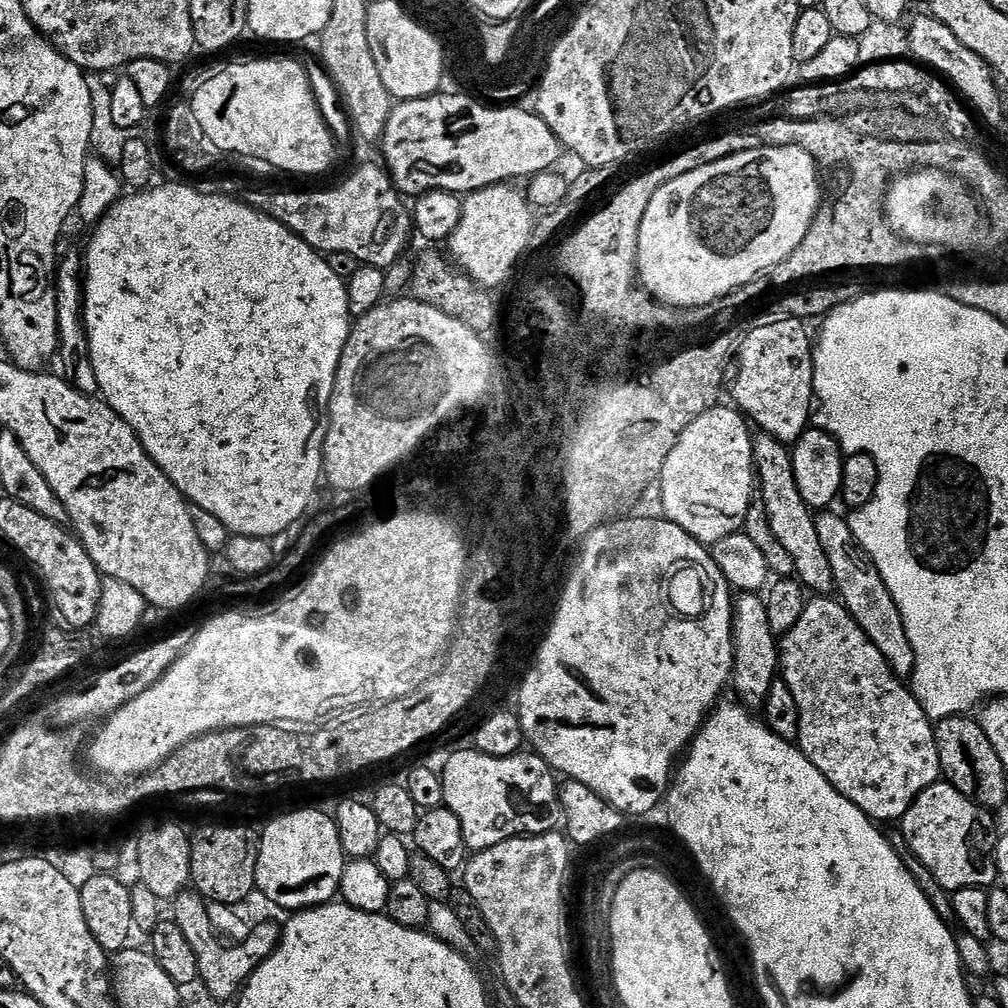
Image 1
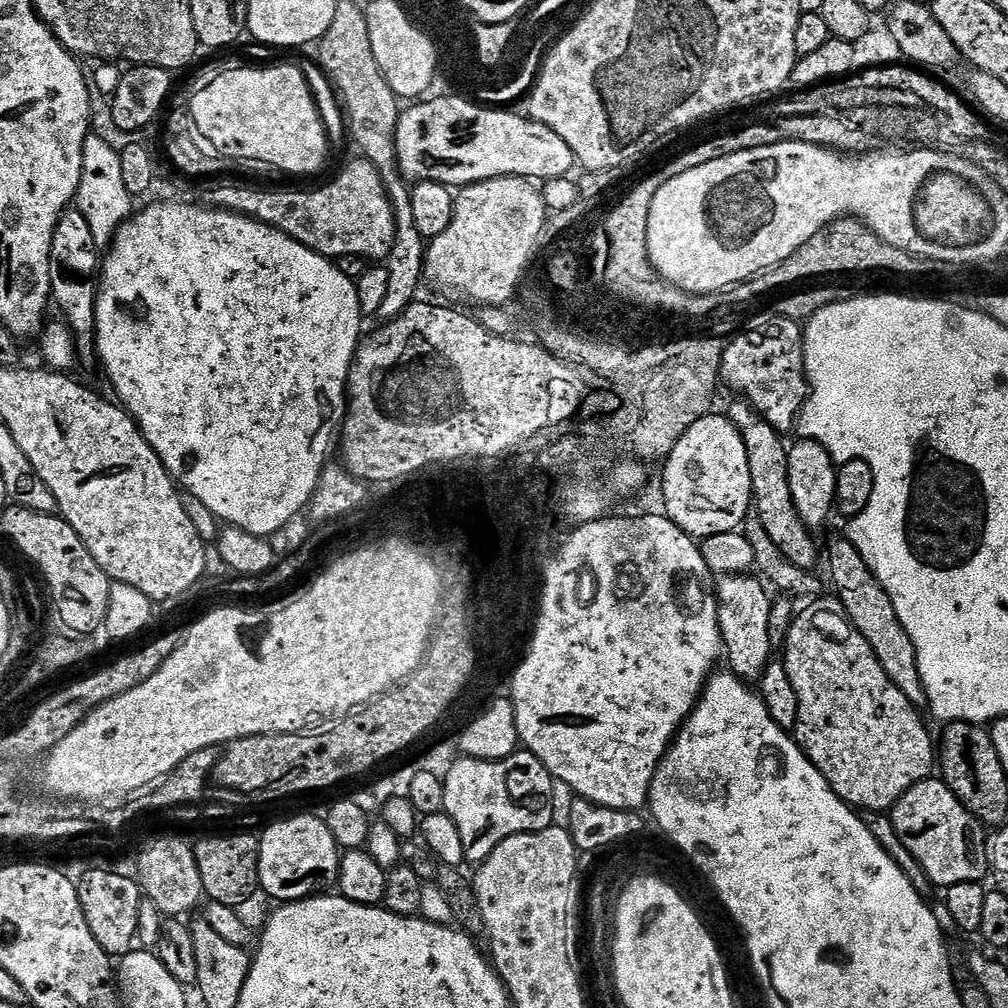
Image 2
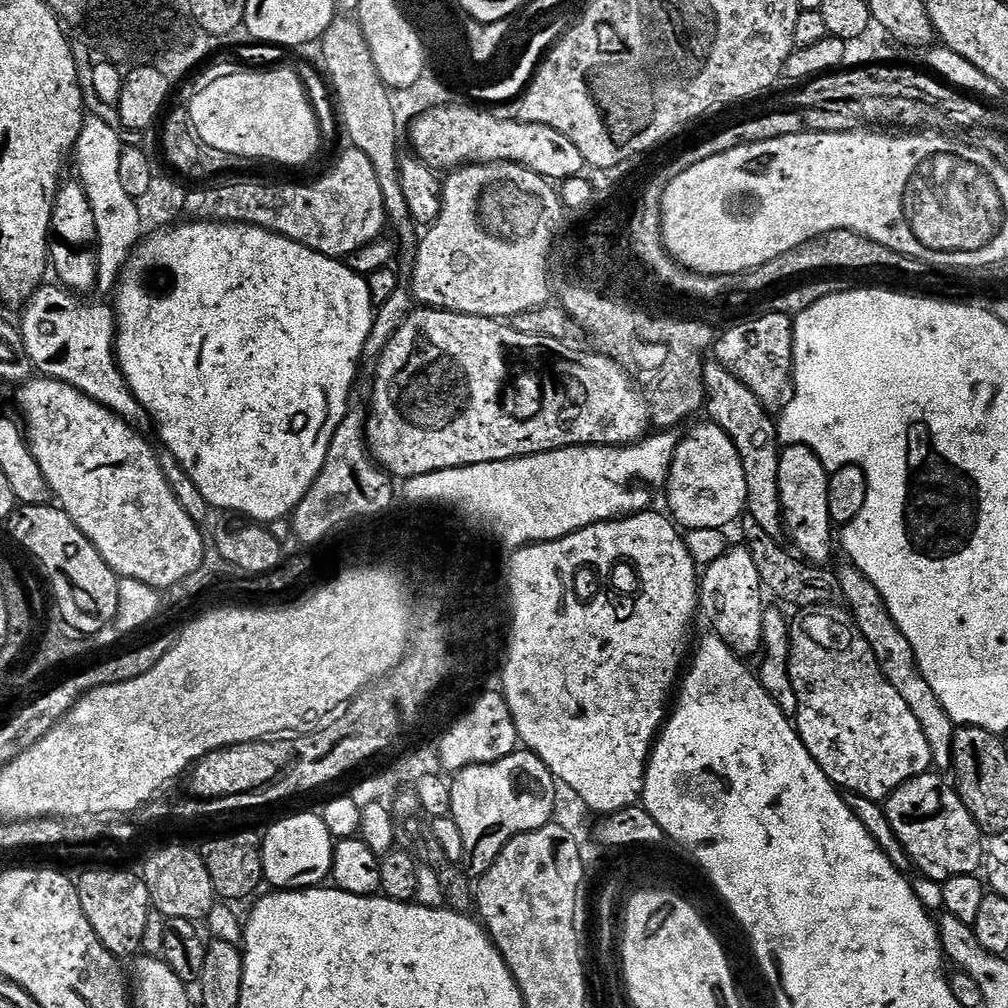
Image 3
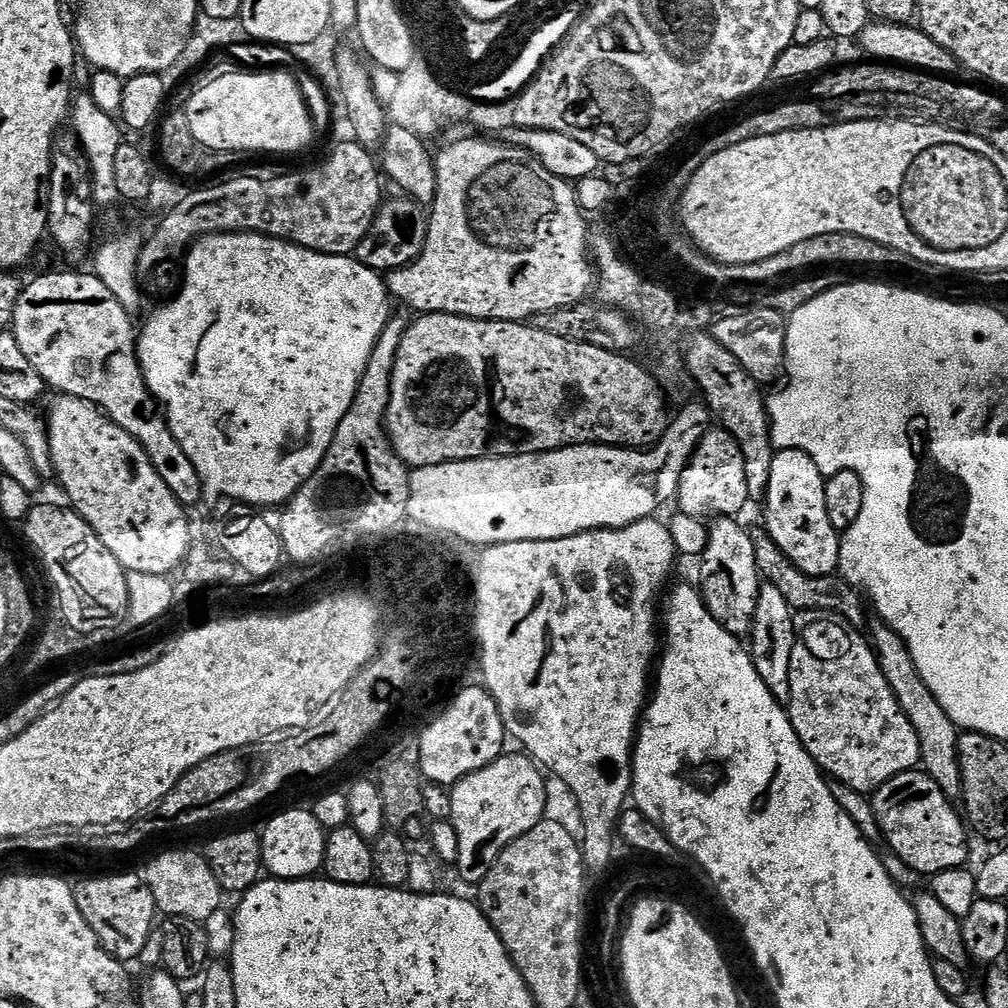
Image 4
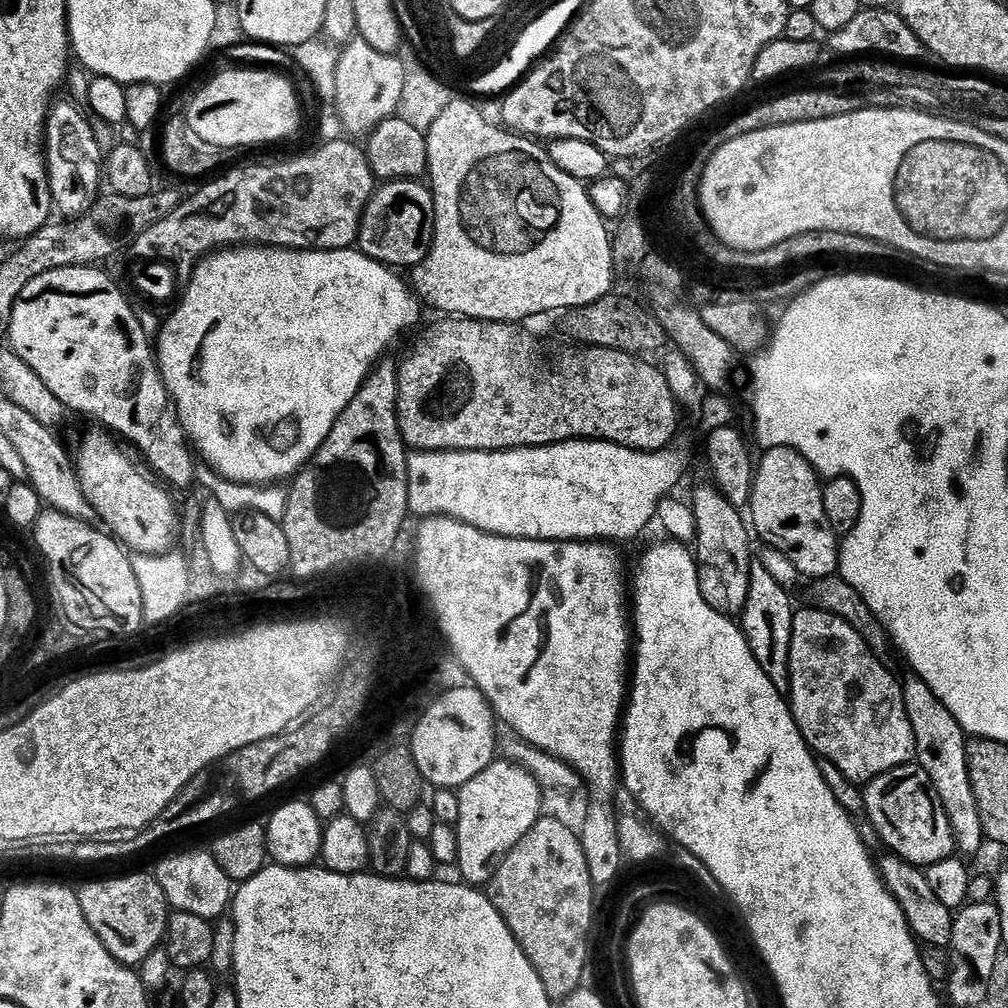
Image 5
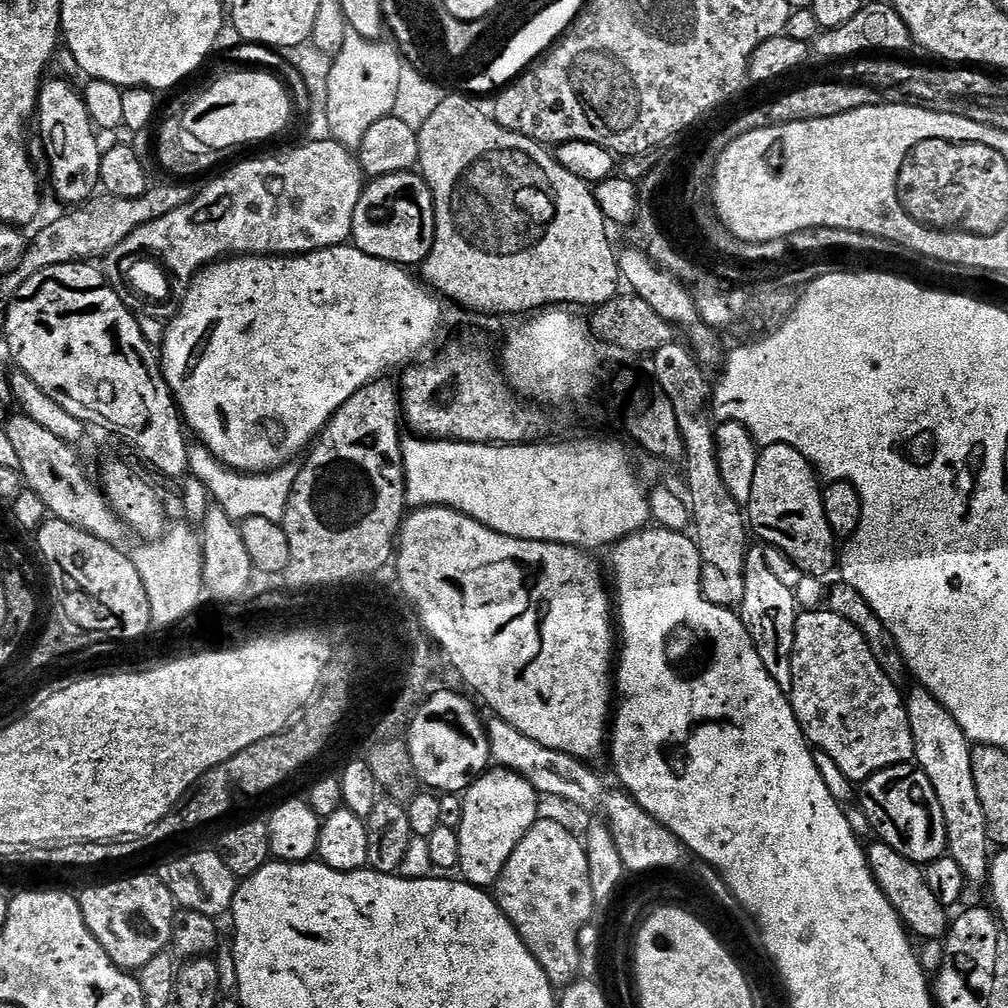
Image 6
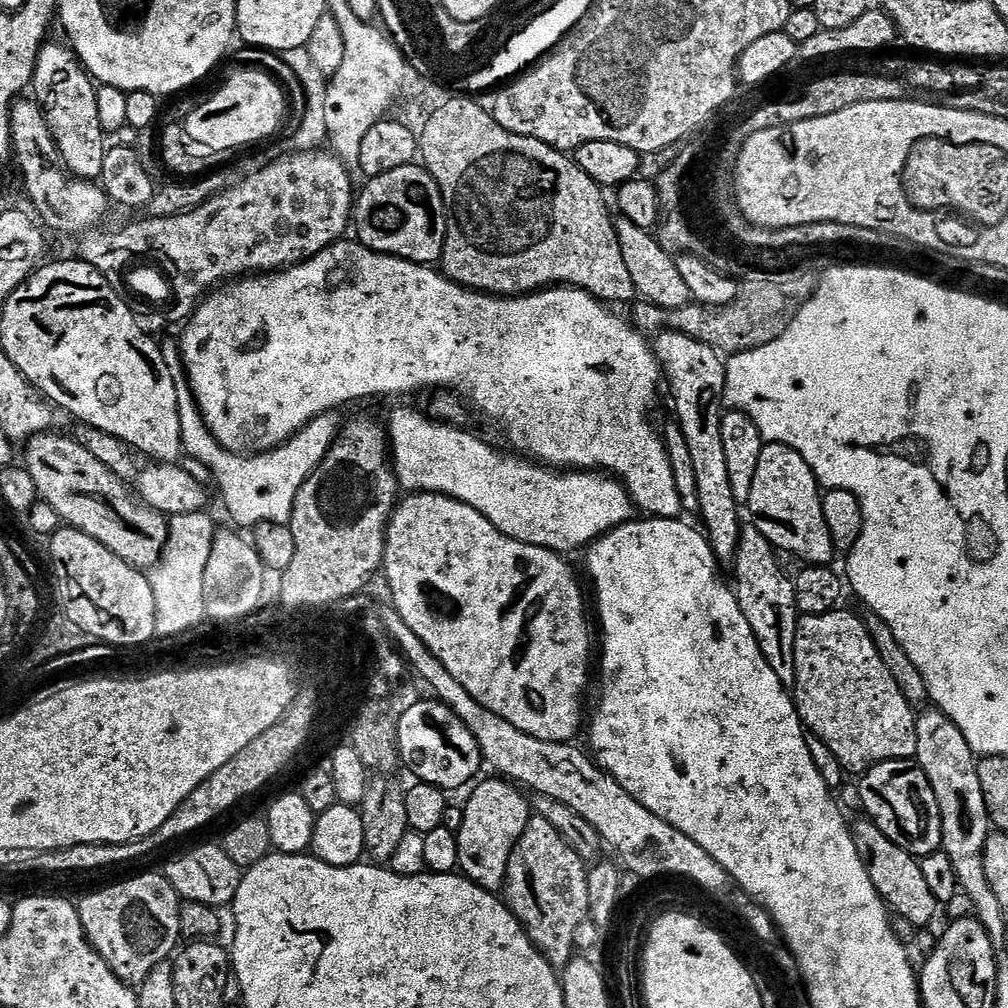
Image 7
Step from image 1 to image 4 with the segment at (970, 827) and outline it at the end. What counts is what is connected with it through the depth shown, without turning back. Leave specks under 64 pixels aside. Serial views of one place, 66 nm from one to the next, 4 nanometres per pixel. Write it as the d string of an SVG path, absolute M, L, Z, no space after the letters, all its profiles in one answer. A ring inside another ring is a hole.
M913 770L898 774L877 788L871 800L876 820L884 831L885 842L906 867L931 878L942 870L963 868L969 863L969 833L965 821L957 809L957 813L952 809L953 801L927 772Z

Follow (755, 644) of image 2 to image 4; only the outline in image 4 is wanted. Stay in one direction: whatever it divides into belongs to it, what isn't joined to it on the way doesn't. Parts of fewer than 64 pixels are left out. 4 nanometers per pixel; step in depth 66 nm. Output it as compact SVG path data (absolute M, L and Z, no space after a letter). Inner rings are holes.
M722 516L711 521L708 530L708 545L704 555L699 557L700 584L698 591L710 614L730 634L744 638L752 631L755 607L762 577L754 558L754 542L751 531L740 525L739 519Z

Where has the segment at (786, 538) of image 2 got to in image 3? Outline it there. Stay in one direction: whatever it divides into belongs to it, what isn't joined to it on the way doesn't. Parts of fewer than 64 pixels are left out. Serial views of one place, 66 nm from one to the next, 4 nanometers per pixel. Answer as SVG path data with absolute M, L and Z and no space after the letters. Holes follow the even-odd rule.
M708 362L704 365L704 394L707 419L717 424L734 442L738 458L742 458L742 471L746 473L747 515L766 534L779 537L782 532L780 491L778 490L778 462L782 445L776 434L777 421L770 417L769 409L730 370L721 364Z

